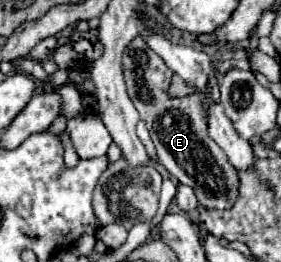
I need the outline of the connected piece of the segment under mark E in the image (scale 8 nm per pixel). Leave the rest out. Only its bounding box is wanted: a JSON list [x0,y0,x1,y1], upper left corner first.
[122,35,238,209]

